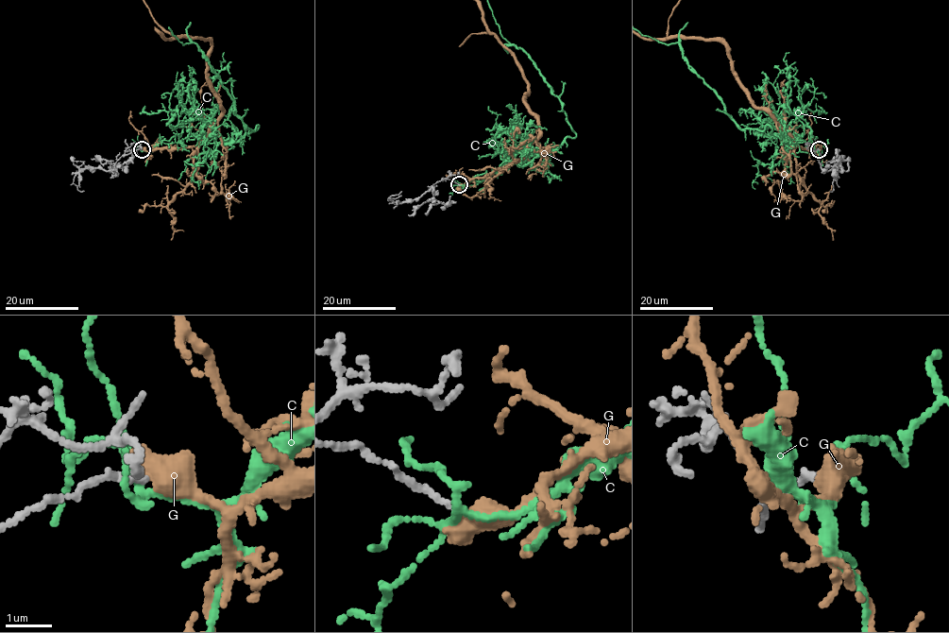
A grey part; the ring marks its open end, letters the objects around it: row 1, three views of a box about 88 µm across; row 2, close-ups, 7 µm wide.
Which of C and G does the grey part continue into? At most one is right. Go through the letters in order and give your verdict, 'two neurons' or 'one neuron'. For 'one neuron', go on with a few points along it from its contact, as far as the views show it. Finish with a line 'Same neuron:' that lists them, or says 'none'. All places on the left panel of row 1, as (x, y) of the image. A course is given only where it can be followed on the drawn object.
C: two neurons
G: two neurons
Same neuron: none

